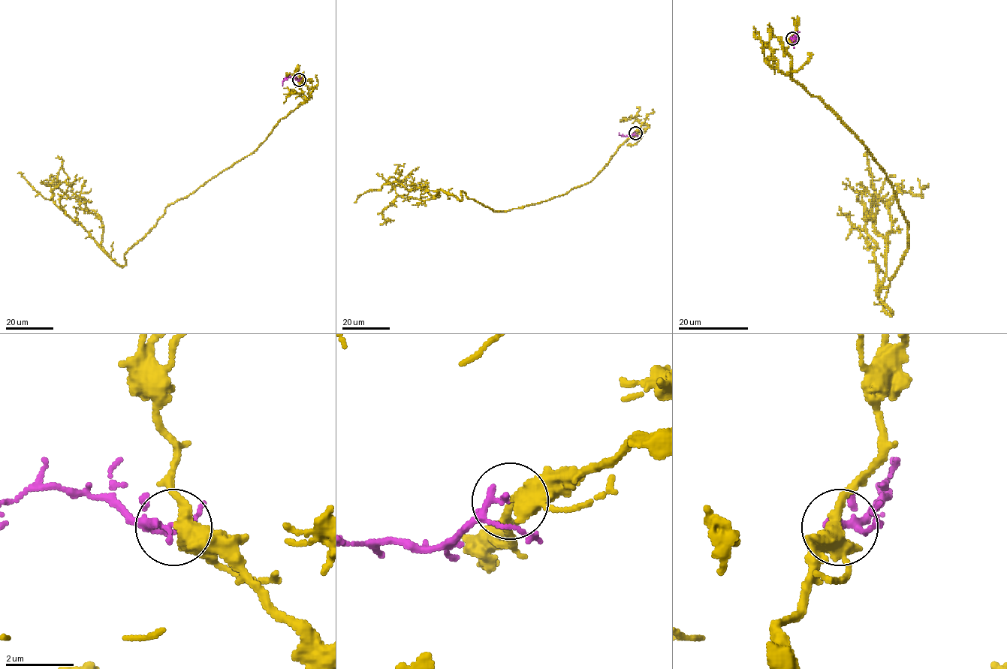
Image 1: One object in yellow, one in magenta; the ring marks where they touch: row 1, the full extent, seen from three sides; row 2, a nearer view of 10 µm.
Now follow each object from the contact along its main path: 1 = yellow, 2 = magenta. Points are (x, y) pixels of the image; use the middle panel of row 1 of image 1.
1: (635, 133), (645, 130), (566, 194), (505, 212), (461, 191), (397, 196), (380, 225)
2: (635, 133), (630, 136), (619, 134)

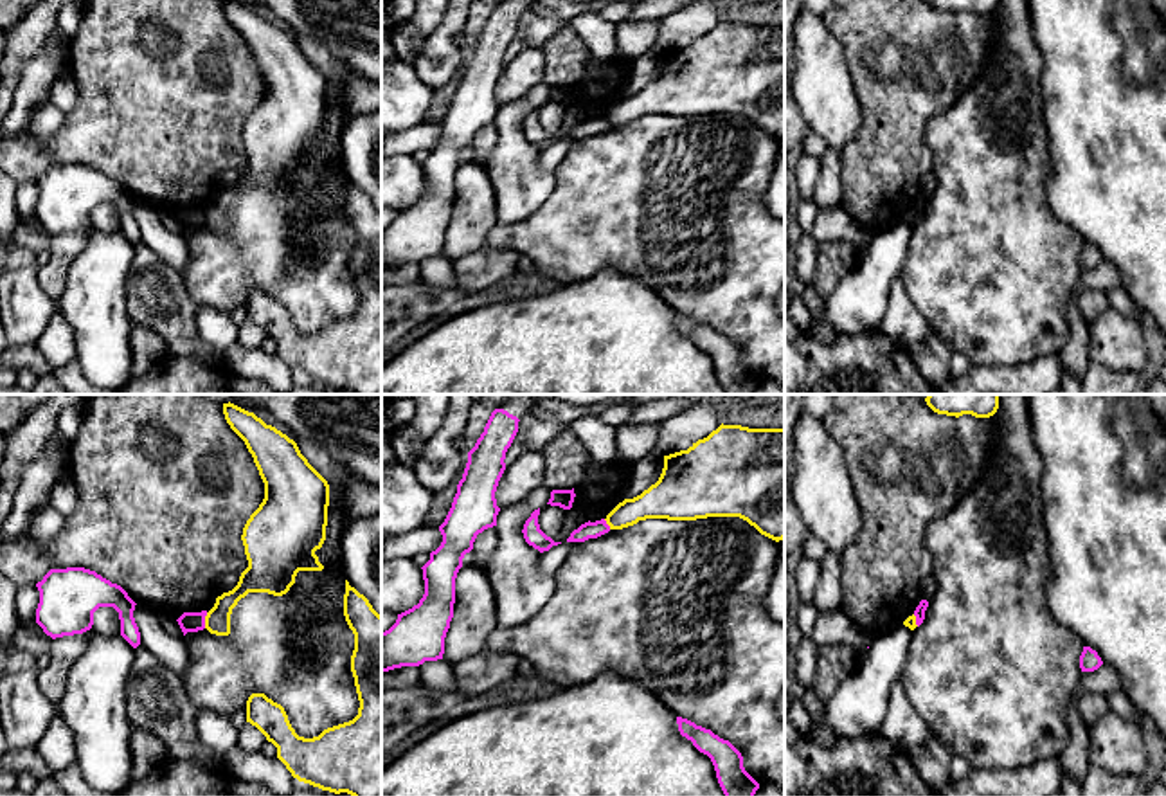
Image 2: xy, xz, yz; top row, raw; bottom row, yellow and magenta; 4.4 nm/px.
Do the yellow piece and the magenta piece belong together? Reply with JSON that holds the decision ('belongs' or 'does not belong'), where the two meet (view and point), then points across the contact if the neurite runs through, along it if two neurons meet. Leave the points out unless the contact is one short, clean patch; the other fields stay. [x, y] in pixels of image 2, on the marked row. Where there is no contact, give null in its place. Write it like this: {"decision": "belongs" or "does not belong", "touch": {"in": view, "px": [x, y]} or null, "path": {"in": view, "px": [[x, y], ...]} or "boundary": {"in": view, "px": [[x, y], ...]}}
{"decision": "does not belong", "touch": {"in": "xy", "px": [206, 620]}, "boundary": {"in": "xy", "px": [[207, 613], [204, 627]]}}

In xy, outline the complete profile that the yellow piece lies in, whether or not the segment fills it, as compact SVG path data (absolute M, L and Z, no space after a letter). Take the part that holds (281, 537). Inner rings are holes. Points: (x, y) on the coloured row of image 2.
M223 403L230 429L245 441L265 483L265 499L243 528L248 567L238 585L216 598L205 629L230 634L230 614L248 592L283 596L299 571L322 571L315 555L326 540L329 484L297 443L254 412Z

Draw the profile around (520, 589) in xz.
M534 490L524 504L506 506L497 515L498 546L488 562L479 564L473 551L462 565L480 567L493 587L497 602L497 627L513 629L533 620L556 589L554 574L540 569L540 551L524 538L524 524L531 513L547 506L551 490Z

